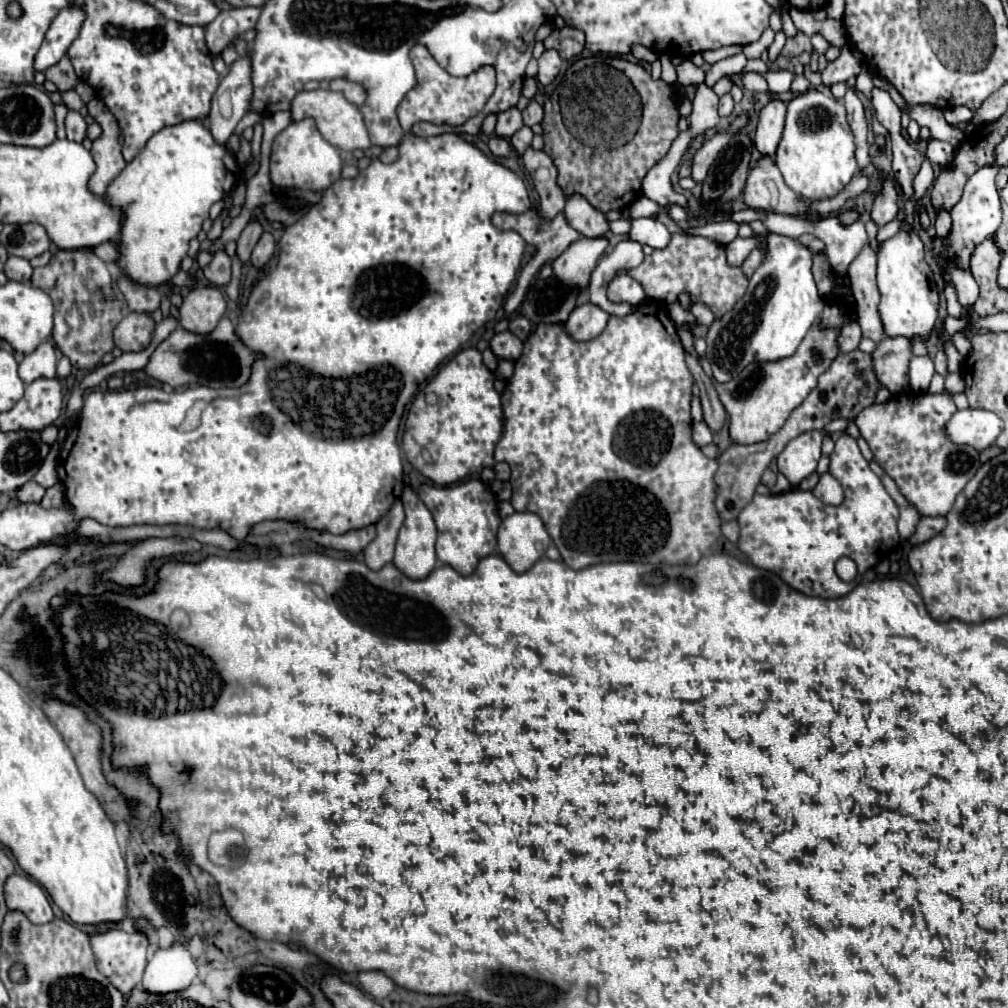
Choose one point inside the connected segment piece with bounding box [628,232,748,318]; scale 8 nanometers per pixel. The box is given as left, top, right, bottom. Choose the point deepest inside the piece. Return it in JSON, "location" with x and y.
{"location":[693,264]}

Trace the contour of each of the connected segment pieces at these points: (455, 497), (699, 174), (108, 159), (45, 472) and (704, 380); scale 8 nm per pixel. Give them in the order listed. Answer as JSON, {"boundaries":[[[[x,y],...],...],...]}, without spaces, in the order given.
{"boundaries":[[[[470,478],[454,486],[422,484],[418,488],[418,496],[434,514],[438,526],[436,556],[442,564],[452,564],[456,572],[468,576],[474,572],[480,558],[496,552],[496,544],[498,544],[496,532],[500,526],[500,516],[498,516],[494,494],[482,480]]],[[[740,116],[740,118],[736,118],[732,122],[732,126],[730,126],[728,132],[714,134],[708,142],[702,144],[702,148],[694,154],[694,160],[692,160],[692,176],[690,176],[692,180],[696,180],[696,182],[702,182],[704,180],[704,176],[706,176],[710,164],[716,160],[718,152],[728,144],[728,140],[732,138],[732,134],[736,134],[738,128],[742,128],[746,122],[748,122],[748,118],[746,116]]],[[[90,100],[88,102],[88,112],[90,116],[102,126],[102,136],[94,140],[92,146],[92,158],[96,160],[96,172],[92,174],[90,188],[94,194],[102,196],[108,188],[108,184],[120,174],[120,170],[126,166],[126,160],[122,158],[120,152],[120,128],[116,118],[110,114],[110,110],[100,102],[100,100]]],[[[66,428],[60,430],[60,440],[52,446],[52,452],[46,456],[42,468],[40,468],[40,470],[36,472],[36,476],[34,476],[34,480],[36,480],[38,484],[42,484],[44,488],[48,488],[48,486],[52,486],[52,484],[58,482],[58,474],[56,474],[56,456],[58,456],[58,446],[60,446],[60,442],[64,440],[66,432],[68,432]]],[[[686,352],[686,364],[688,364],[688,368],[690,368],[690,372],[692,372],[692,376],[694,376],[698,388],[700,388],[700,400],[702,400],[702,410],[704,410],[704,422],[706,422],[714,432],[718,432],[718,430],[724,426],[726,410],[724,410],[724,406],[722,406],[722,402],[720,402],[720,398],[718,398],[718,394],[716,394],[716,388],[714,388],[712,380],[704,374],[704,370],[702,370],[702,366],[700,366],[700,360],[698,360],[694,354]]]]}

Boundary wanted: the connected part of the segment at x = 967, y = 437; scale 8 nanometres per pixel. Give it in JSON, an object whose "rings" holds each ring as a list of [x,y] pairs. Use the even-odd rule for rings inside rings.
{"rings":[[[968,408],[952,416],[948,422],[948,436],[952,436],[954,444],[968,444],[980,452],[996,442],[1002,428],[1004,422],[994,412]]]}

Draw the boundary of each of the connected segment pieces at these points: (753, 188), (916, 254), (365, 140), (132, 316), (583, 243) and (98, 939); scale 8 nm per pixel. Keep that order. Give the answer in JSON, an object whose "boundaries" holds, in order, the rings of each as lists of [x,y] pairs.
{"boundaries":[[[[760,156],[756,166],[750,168],[744,188],[744,202],[752,210],[776,212],[786,216],[808,216],[810,200],[796,196],[790,190],[770,156]]],[[[898,230],[892,238],[880,242],[880,250],[878,250],[878,290],[880,290],[880,316],[884,322],[884,330],[888,336],[922,336],[922,340],[926,340],[932,332],[932,328],[938,322],[938,288],[932,276],[932,270],[924,258],[924,244],[920,240],[920,236],[916,236],[914,232],[908,230]]],[[[312,90],[312,92],[300,92],[294,100],[292,100],[292,120],[302,120],[302,118],[314,118],[318,130],[322,132],[322,136],[336,146],[338,150],[368,150],[370,138],[368,138],[368,130],[362,118],[362,112],[356,104],[348,102],[344,98],[342,92],[334,92],[334,90]]],[[[128,312],[114,328],[114,344],[122,352],[140,352],[152,342],[156,320],[146,312]]],[[[586,238],[572,242],[552,264],[554,274],[564,280],[564,284],[572,284],[572,288],[584,288],[590,282],[590,274],[596,268],[598,260],[608,248],[608,238]]],[[[114,928],[106,934],[94,934],[92,948],[94,948],[98,970],[122,992],[124,998],[128,998],[134,988],[140,988],[142,974],[146,968],[146,950],[148,950],[148,940],[144,938],[144,934],[140,932],[126,934],[124,930]]]]}

